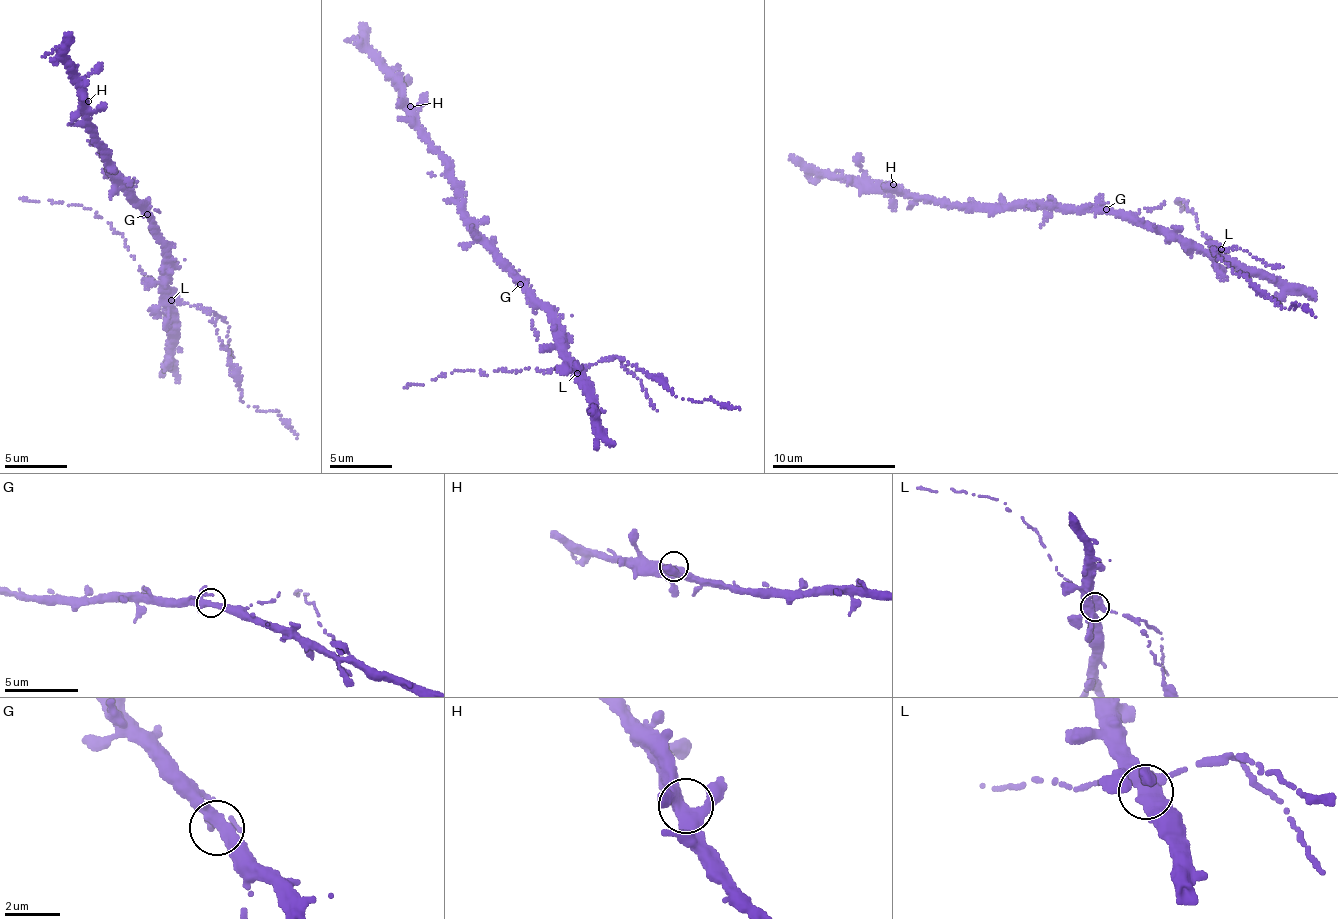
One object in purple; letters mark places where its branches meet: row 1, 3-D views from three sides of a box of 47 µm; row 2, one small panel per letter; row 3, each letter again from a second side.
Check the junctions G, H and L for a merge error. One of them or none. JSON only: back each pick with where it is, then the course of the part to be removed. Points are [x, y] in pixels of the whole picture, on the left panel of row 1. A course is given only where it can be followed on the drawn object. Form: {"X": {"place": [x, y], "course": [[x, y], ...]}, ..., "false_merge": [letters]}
{"L": {"place": [171, 300], "course": [[170, 299], [210, 314], [229, 353], [228, 364], [243, 402], [260, 411], [279, 411], [297, 438]]}, "false_merge": ["L"]}

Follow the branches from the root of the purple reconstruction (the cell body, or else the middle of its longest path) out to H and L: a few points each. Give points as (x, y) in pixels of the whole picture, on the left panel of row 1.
H: (151, 217), (112, 171), (111, 154), (89, 120), (88, 101)
L: (151, 217), (150, 227), (164, 251), (163, 285), (170, 299)

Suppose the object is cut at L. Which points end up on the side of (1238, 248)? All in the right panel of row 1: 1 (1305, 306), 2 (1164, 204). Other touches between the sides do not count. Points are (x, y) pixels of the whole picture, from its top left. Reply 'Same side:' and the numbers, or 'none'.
Same side: 1

